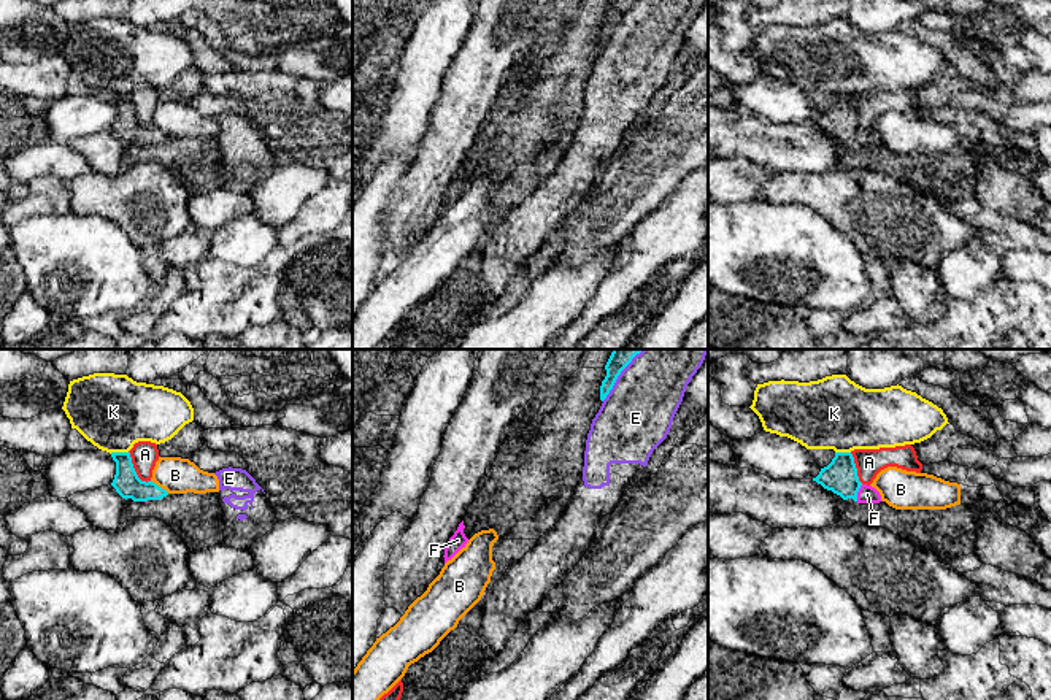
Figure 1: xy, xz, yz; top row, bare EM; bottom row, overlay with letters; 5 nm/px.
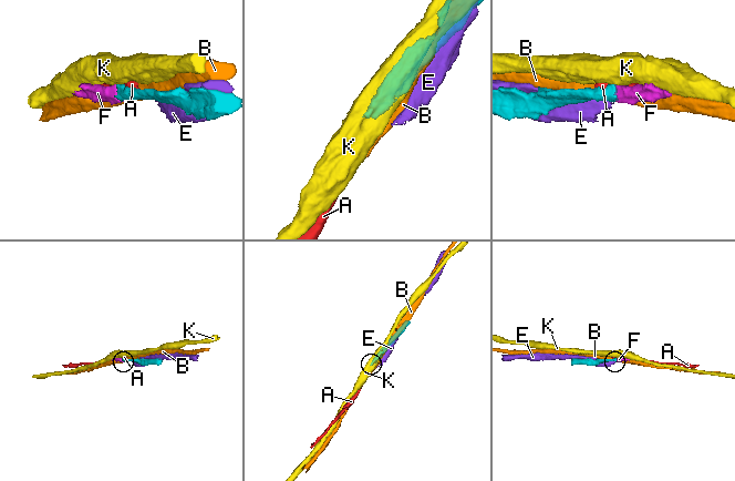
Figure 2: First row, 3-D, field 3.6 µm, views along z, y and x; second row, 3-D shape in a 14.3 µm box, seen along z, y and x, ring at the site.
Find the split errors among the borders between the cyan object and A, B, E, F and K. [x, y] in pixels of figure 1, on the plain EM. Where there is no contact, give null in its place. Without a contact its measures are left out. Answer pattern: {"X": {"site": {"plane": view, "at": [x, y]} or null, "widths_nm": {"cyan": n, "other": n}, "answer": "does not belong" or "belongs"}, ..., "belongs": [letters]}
{"A": {"site": {"plane": "xy", "at": [134, 115]}, "widths_nm": {"cyan": 140, "other": 140}, "answer": "does not belong"}, "B": {"site": {"plane": "xy", "at": [161, 132]}, "widths_nm": {"cyan": 140, "other": 180}, "answer": "does not belong"}, "E": {"site": {"plane": "xz", "at": [616, 23]}, "widths_nm": {"cyan": 90, "other": 360}, "answer": "does not belong"}, "F": {"site": {"plane": "yz", "at": [858, 135]}, "widths_nm": {"cyan": 170, "other": 90}, "answer": "belongs"}, "K": {"site": {"plane": "xy", "at": [118, 97]}, "widths_nm": {"cyan": 140, "other": 380}, "answer": "does not belong"}, "belongs": ["F"]}

